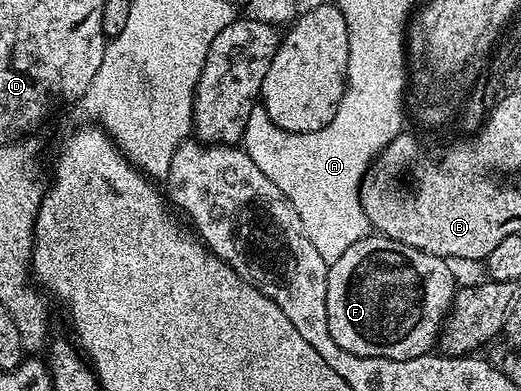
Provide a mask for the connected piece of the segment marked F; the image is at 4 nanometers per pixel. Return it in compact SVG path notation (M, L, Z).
M368 233L327 269L325 309L333 341L357 357L405 361L428 354L455 301L457 282L451 267L446 259Z

